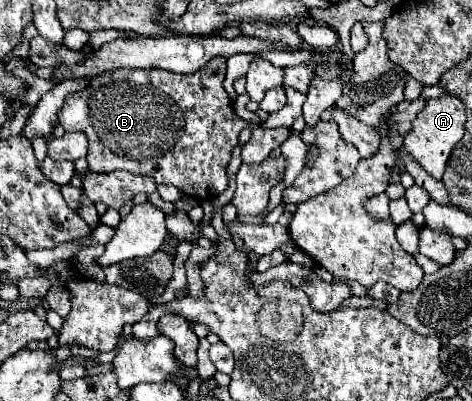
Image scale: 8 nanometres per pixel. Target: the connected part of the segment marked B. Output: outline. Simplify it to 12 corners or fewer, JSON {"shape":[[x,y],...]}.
{"shape":[[226,59],[182,75],[126,69],[58,113],[90,171],[130,171],[192,199],[260,163],[290,127],[246,123]]}

